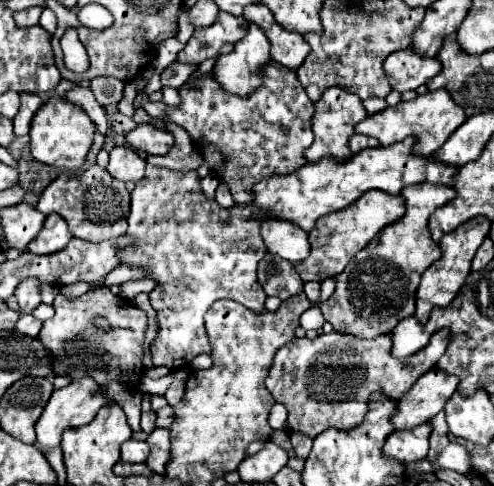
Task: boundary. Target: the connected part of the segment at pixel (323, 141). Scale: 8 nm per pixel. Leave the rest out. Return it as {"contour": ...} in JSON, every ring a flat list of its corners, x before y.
{"contour":[[331,87,327,89,319,103,315,103,315,115,313,115,313,133,315,133,315,141,311,143,311,147,305,151,307,161,319,161,325,155,333,155,339,161,345,161,351,157,349,151,349,137,355,133,355,125,359,121,363,121,367,117,367,111,363,107,363,103,357,99,357,95,347,93,341,87]]}

